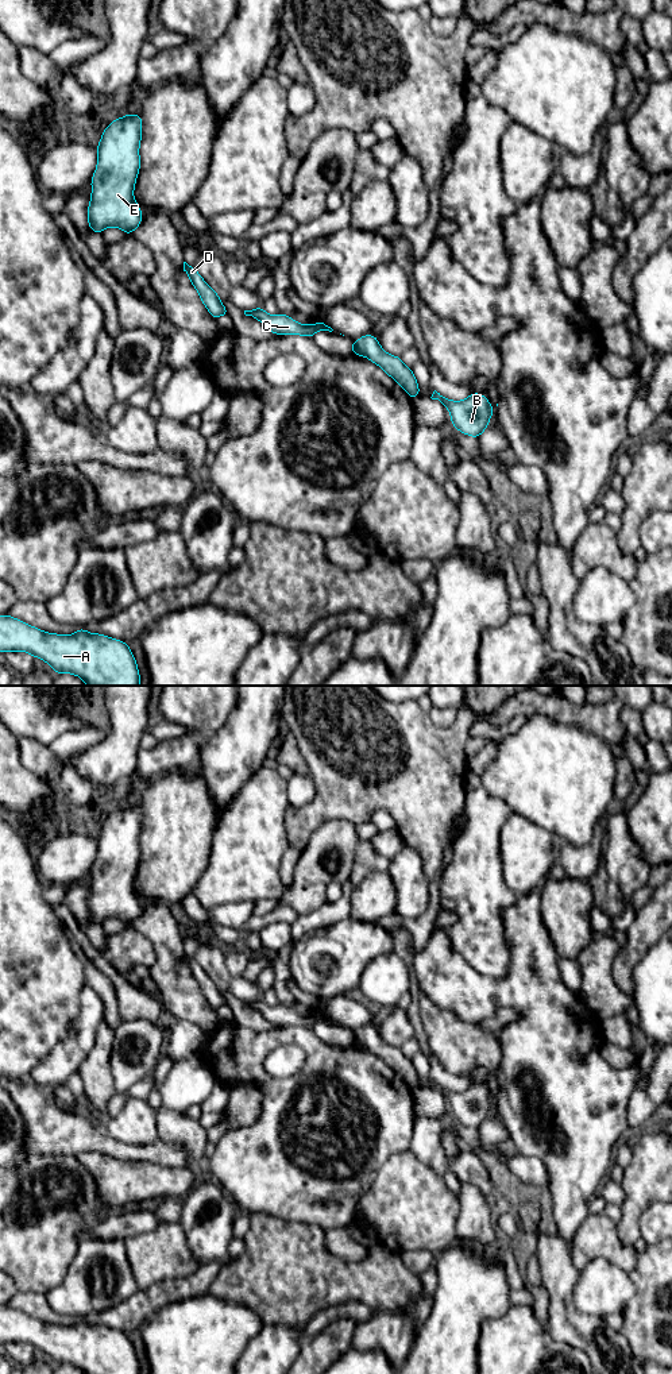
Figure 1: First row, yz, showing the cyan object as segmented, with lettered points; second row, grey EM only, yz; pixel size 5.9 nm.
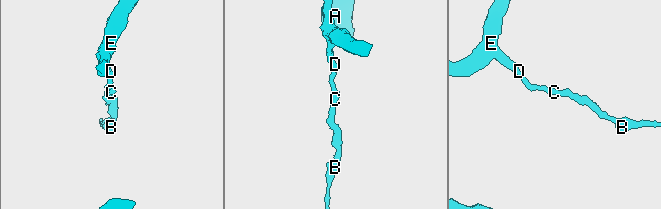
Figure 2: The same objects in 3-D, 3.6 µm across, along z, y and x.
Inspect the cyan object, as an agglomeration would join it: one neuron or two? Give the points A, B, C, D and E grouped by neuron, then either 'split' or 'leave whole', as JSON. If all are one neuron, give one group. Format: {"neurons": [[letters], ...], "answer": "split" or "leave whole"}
{"neurons": [["A", "C", "D", "E"], ["B"]], "answer": "split"}

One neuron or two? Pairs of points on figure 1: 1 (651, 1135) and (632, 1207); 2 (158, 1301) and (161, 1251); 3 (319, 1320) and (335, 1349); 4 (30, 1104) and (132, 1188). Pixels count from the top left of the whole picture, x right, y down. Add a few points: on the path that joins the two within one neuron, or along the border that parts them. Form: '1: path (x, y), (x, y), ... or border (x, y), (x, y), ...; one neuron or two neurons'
1: path (651, 1153), (651, 1173), (642, 1181), (641, 1189); one neuron
2: border (190, 1273), (182, 1277), (163, 1278), (139, 1289); two neurons
3: border (355, 1322), (333, 1320), (305, 1339); two neurons
4: border (76, 1156), (101, 1153), (120, 1161); two neurons

